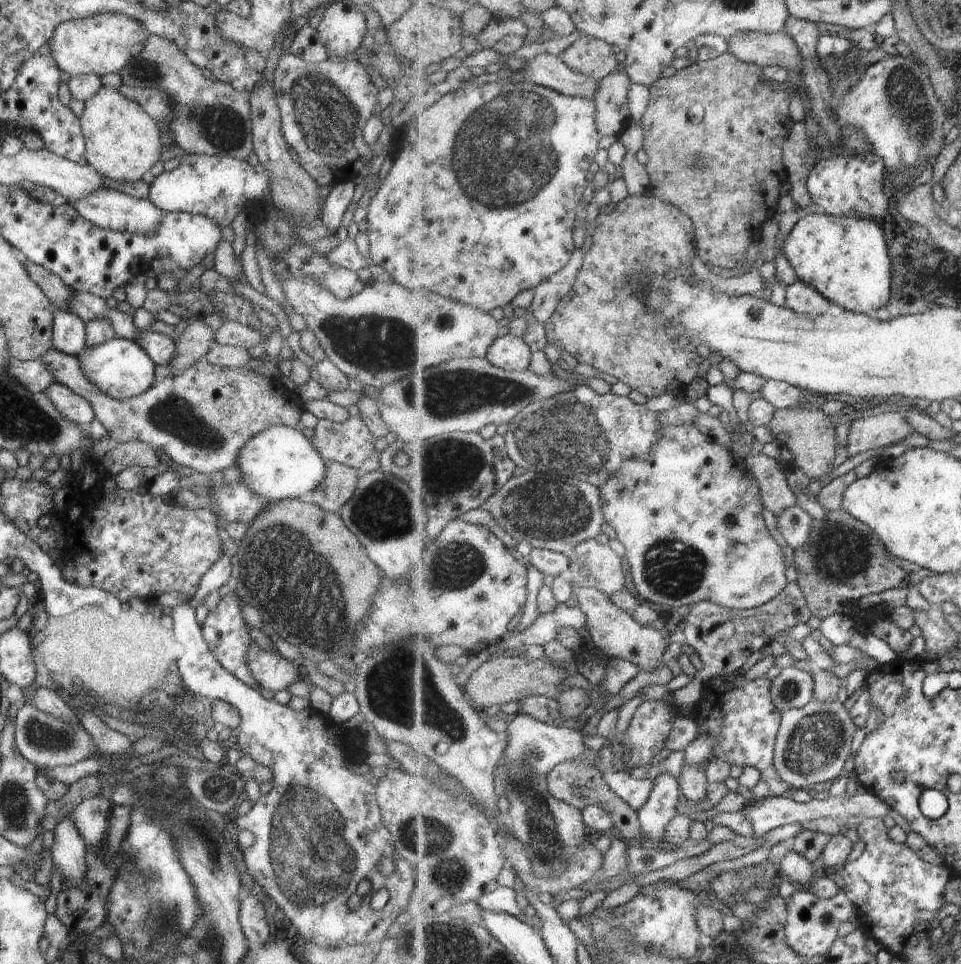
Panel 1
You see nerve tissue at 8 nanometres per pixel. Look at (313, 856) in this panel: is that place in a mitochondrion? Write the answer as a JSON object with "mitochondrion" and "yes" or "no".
{"mitochondrion":"yes"}

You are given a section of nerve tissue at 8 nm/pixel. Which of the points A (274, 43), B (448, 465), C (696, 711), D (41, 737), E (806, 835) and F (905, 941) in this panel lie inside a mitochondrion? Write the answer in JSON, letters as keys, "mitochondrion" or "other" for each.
{"A":"other","B":"mitochondrion","C":"other","D":"mitochondrion","E":"other","F":"other"}

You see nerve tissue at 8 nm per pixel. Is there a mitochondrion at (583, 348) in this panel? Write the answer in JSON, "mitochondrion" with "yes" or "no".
{"mitochondrion":"no"}

